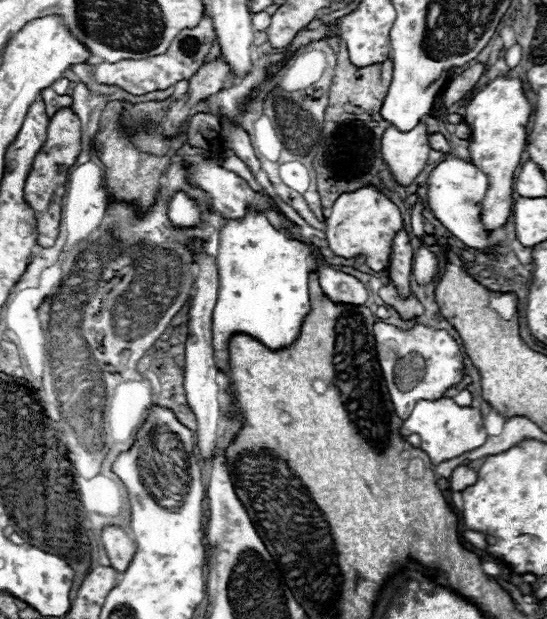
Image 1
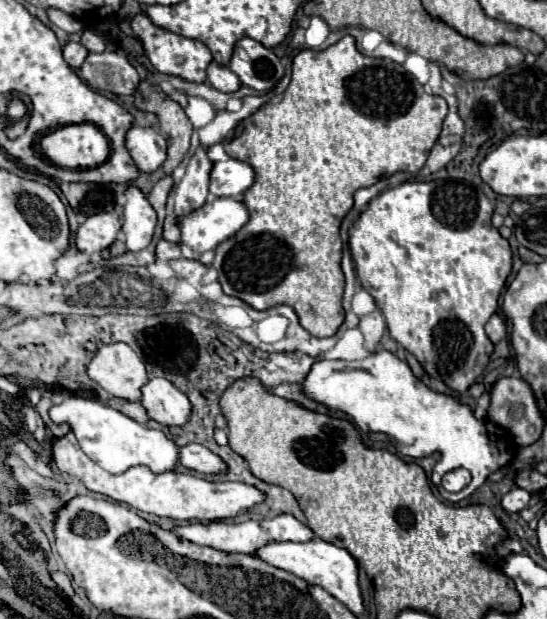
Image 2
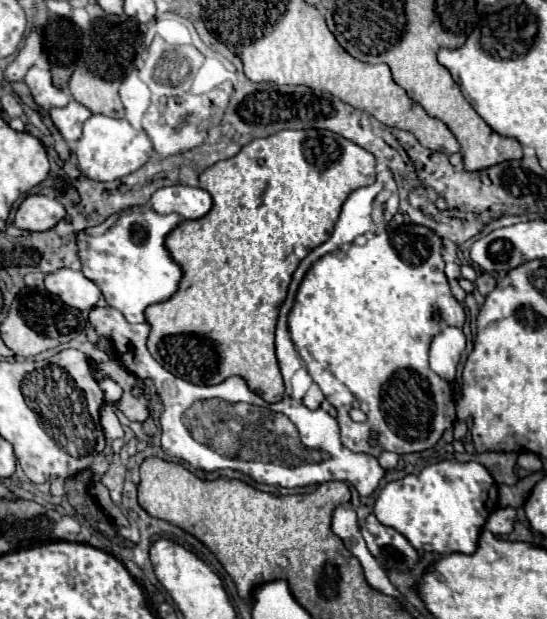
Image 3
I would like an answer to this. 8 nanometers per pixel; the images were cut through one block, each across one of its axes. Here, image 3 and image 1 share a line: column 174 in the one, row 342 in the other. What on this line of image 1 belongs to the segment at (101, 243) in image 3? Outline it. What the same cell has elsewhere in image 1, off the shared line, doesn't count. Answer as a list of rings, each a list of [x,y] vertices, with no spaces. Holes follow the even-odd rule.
[[[254,208],[246,210],[246,216],[240,220],[226,220],[220,228],[220,248],[216,256],[218,264],[218,302],[214,308],[214,348],[218,368],[228,374],[228,340],[236,332],[244,332],[264,346],[278,350],[290,346],[300,332],[304,316],[310,312],[310,294],[308,294],[308,274],[316,270],[316,262],[310,254],[310,248],[298,240],[288,238],[284,232],[276,230],[262,212]]]

